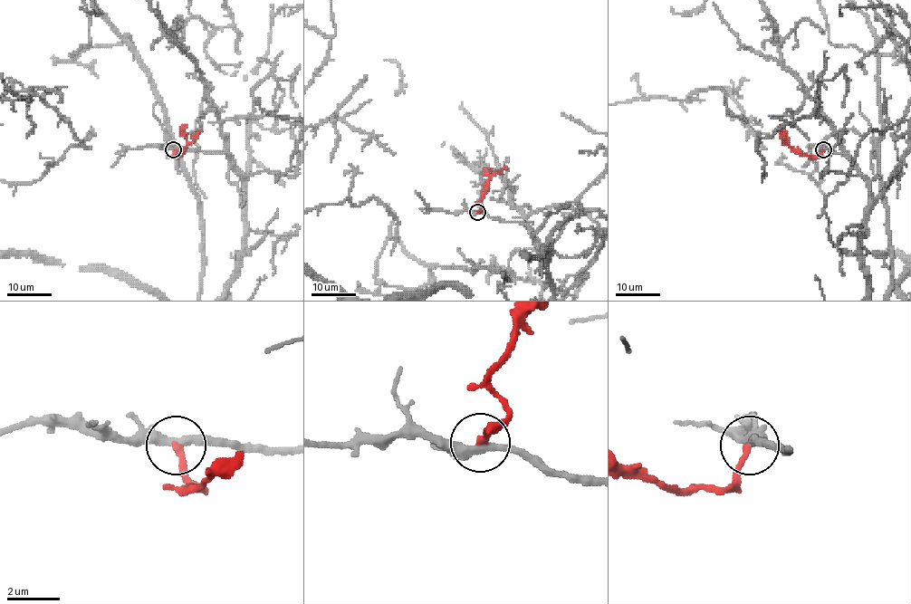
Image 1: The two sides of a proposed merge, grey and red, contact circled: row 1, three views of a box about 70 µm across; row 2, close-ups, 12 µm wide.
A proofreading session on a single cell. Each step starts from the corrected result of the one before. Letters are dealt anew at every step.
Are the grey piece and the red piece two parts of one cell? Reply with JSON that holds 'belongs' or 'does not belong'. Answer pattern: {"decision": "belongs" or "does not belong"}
{"decision": "does not belong"}

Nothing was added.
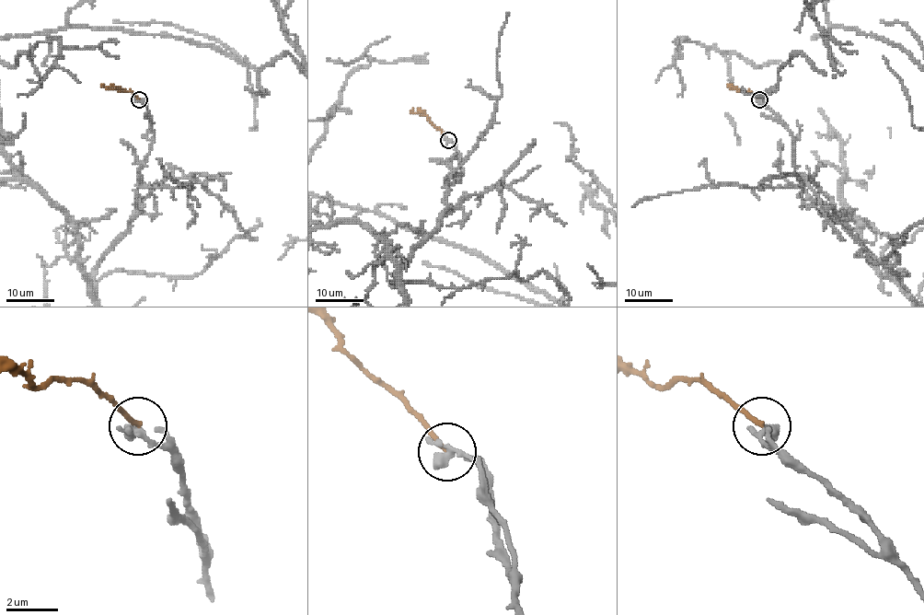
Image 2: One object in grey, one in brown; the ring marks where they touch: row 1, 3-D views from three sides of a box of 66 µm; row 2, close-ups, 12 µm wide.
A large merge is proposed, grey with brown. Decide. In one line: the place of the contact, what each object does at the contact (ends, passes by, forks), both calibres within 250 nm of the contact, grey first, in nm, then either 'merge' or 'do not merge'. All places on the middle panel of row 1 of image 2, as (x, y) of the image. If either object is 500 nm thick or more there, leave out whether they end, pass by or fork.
at (448, 140); grey ends there; brown ends there; 460 nm thick on the grey side, 190 nm on the other; do not merge

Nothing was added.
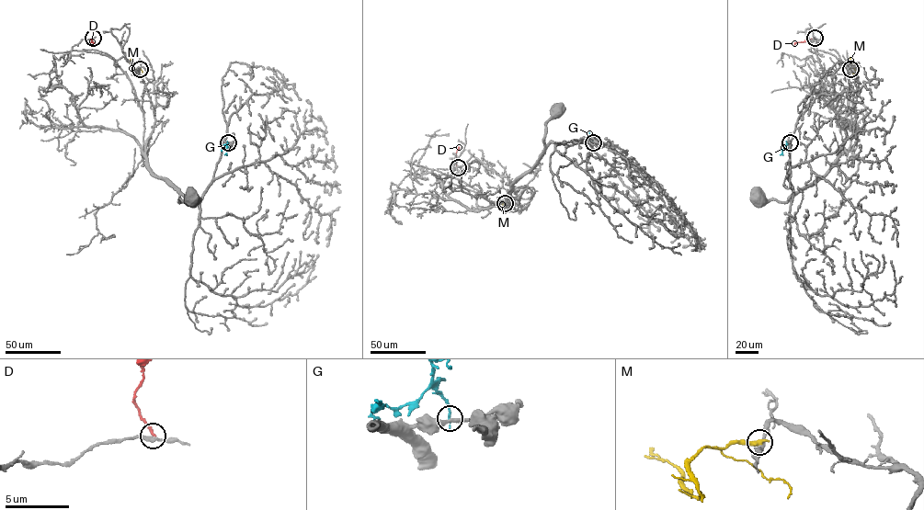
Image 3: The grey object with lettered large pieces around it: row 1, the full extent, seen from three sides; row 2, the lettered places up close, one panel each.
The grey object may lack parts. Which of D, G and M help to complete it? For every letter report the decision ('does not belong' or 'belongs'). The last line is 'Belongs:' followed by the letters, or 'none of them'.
D: does not belong
G: does not belong
M: does not belong
Belongs: none of them

